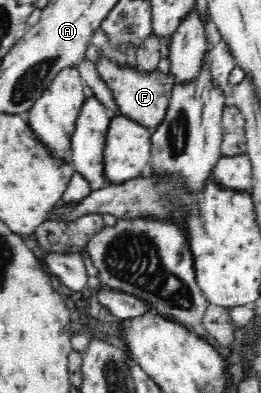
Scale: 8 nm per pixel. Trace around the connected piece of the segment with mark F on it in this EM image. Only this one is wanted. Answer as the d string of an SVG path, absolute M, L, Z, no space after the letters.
M108 51L97 58L95 69L99 79L107 85L107 89L113 95L113 101L119 107L119 113L122 116L137 121L139 124L154 127L165 117L165 110L168 106L170 89L174 84L175 76L173 72L161 73L159 69L141 70L134 60L126 61Z

